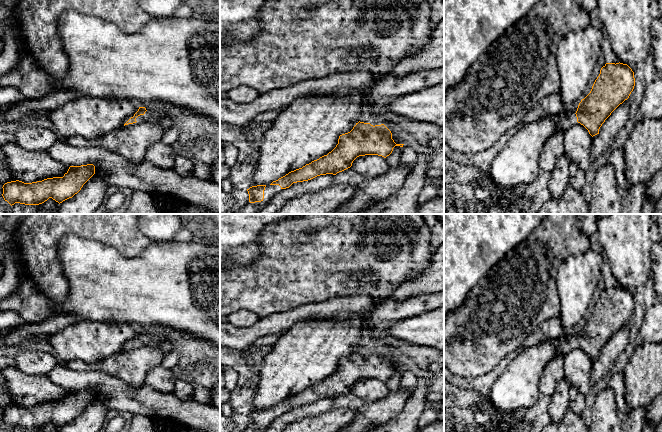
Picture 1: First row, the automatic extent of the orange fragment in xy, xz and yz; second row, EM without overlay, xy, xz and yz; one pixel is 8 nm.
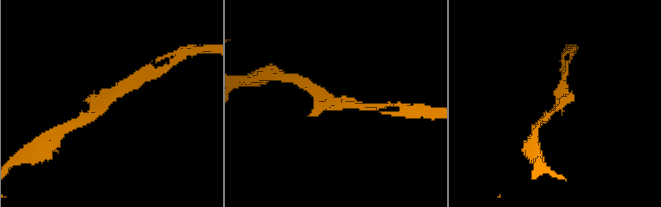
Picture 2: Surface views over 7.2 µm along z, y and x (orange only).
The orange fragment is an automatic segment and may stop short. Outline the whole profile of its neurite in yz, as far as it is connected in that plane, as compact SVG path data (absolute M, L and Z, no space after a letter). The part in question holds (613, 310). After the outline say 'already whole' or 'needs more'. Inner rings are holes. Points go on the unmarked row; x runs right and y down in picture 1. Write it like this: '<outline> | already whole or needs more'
M606 287L600 294L590 317L581 324L577 335L557 339L558 355L565 355L575 346L583 349L593 361L611 337L627 324L635 310L634 296L623 287Z | needs more

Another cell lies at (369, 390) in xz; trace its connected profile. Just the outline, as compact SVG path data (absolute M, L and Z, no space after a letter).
M365 379L357 381L351 392L362 399L364 403L378 402L386 397L390 390L386 383L378 379Z

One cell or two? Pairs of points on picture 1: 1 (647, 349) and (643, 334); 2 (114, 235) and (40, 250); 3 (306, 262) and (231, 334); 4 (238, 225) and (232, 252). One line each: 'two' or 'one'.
1: two
2: one
3: two
4: one

